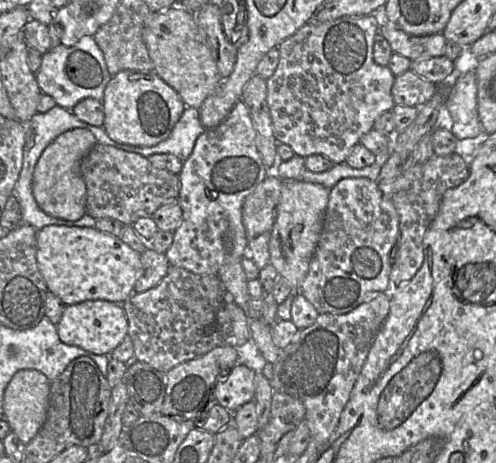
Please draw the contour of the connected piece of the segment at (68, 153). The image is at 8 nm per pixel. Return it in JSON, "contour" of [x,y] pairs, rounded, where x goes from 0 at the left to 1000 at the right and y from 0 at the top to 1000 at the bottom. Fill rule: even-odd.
{"contour":[[[151,276],[121,289],[91,320],[69,365],[65,417],[93,462],[133,475],[159,475],[173,462],[173,397],[163,376],[163,348],[194,309],[183,283]]]}

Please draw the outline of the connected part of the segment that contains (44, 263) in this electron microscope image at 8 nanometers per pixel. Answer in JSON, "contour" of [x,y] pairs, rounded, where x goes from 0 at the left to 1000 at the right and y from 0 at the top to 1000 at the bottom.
{"contour":[[[97,486],[75,503],[75,570],[99,629],[111,633],[133,659],[173,648],[252,652],[270,631],[282,596],[284,549],[240,512],[206,501],[194,490]]]}

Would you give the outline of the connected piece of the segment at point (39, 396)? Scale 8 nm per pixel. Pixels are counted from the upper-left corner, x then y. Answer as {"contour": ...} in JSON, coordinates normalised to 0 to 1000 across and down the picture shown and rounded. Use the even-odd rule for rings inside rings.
{"contour":[[[44,797],[16,827],[6,864],[8,905],[46,959],[56,959],[89,916],[99,879],[103,823],[73,797]]]}

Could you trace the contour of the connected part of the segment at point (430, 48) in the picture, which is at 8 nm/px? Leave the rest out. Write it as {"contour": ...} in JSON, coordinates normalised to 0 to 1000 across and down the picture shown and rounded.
{"contour":[[[768,41],[764,71],[784,91],[794,114],[829,132],[887,123],[897,117],[901,89],[891,71],[853,78],[827,76],[782,41]]]}

